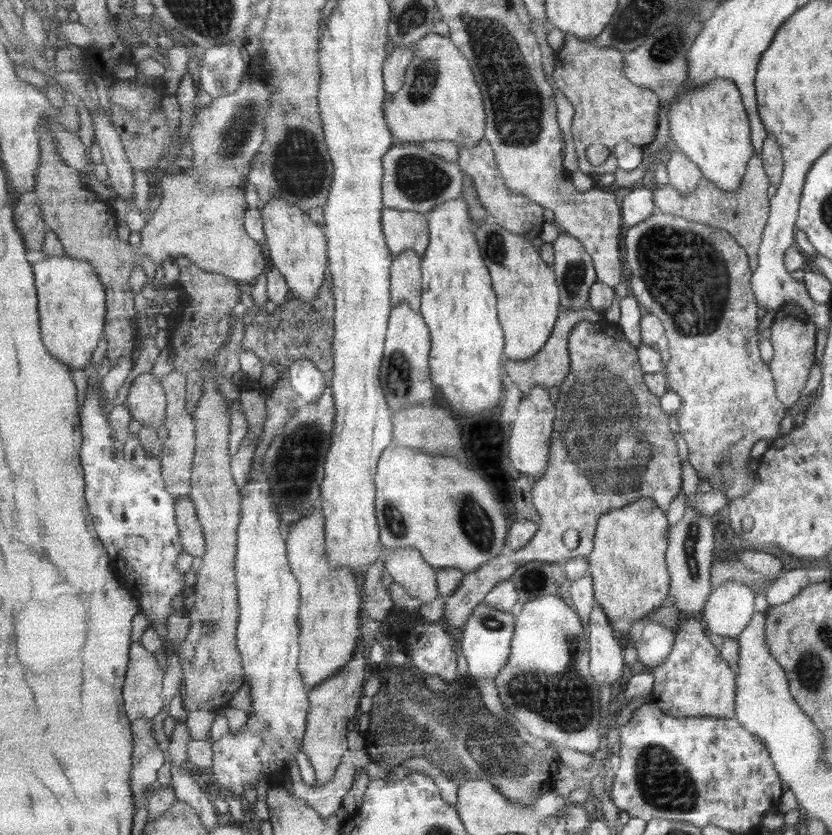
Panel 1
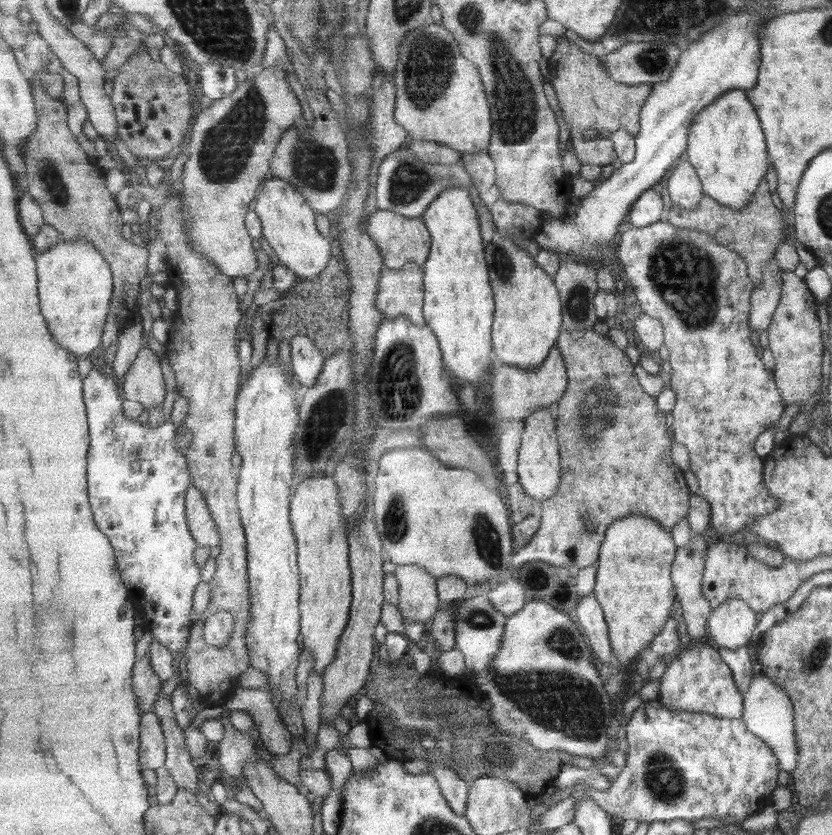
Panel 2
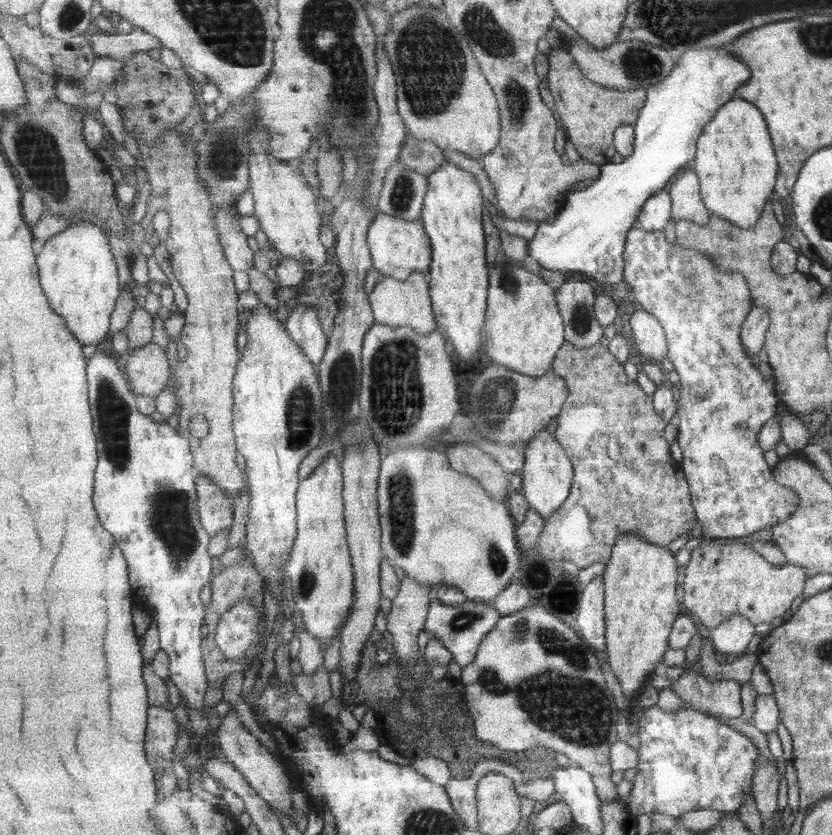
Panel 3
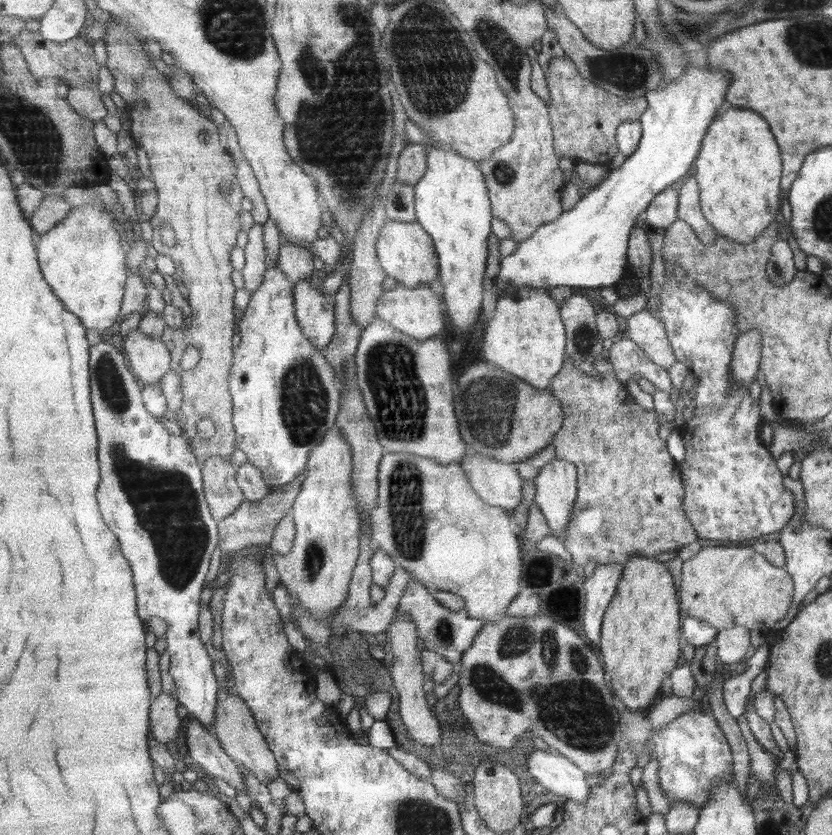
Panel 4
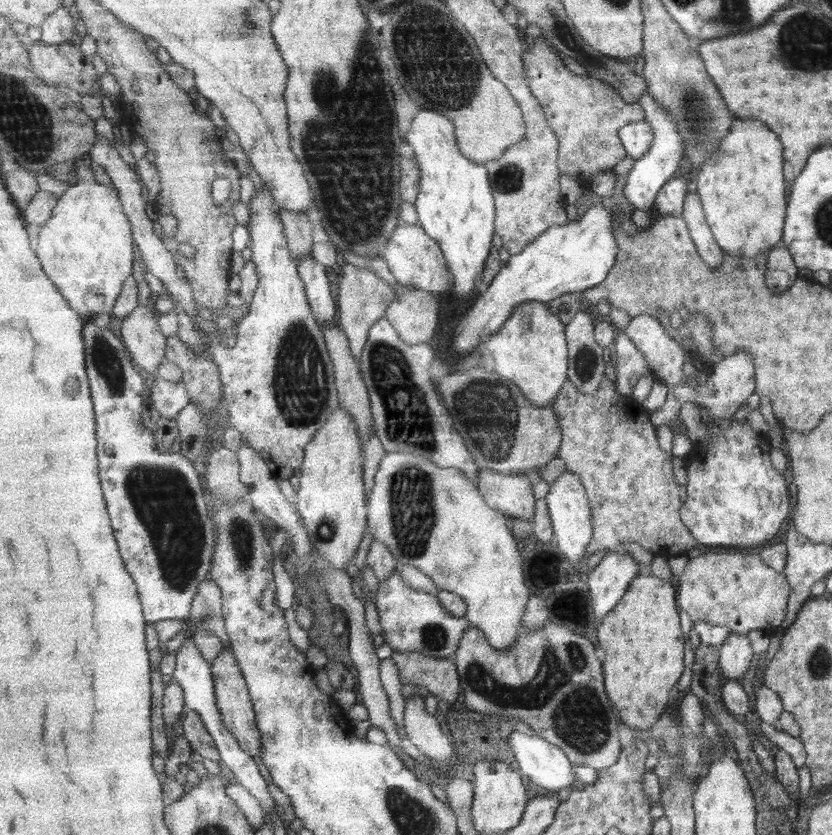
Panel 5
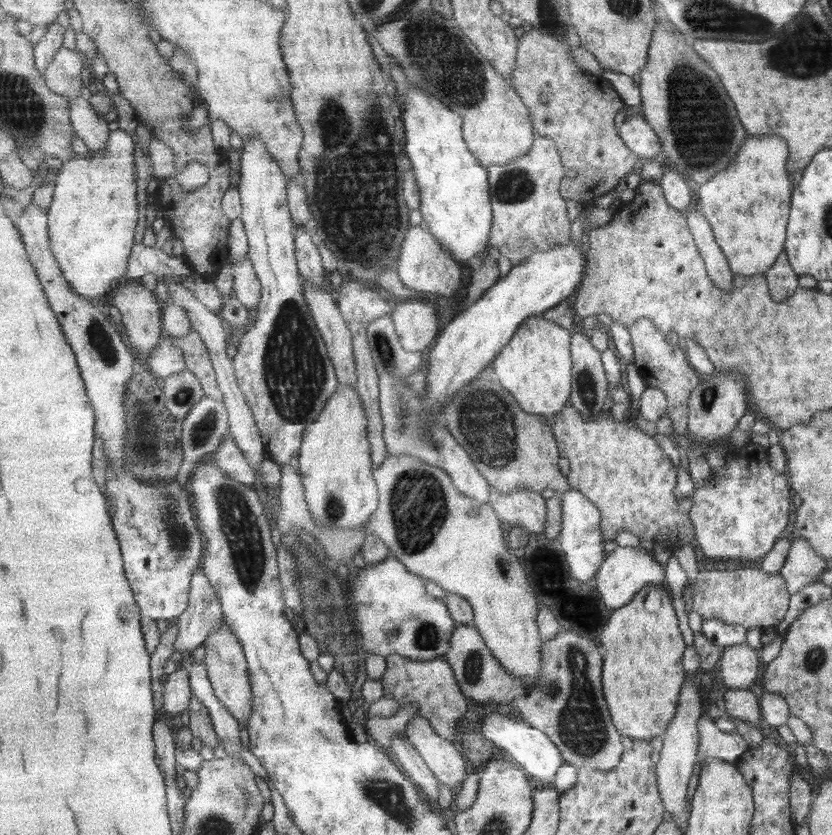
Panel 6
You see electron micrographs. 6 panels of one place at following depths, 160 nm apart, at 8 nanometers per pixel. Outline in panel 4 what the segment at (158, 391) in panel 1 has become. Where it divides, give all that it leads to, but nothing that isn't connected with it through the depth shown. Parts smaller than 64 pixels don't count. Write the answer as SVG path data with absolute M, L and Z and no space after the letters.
M137 326L123 340L127 363L143 386L159 385L168 370L172 369L169 348L161 339L151 338Z

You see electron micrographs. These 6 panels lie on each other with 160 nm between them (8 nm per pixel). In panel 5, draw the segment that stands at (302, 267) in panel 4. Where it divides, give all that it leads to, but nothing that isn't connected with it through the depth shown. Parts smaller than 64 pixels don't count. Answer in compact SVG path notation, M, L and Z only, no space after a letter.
M281 209L279 214L284 224L285 238L288 239L289 248L298 264L299 259L312 255L313 224L307 214L297 214L285 209Z

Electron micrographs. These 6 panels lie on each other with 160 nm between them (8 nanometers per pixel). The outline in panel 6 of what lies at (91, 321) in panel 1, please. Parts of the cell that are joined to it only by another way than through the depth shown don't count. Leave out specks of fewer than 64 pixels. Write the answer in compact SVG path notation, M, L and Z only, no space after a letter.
M115 129L110 132L108 147L104 151L91 151L89 156L76 154L62 163L56 176L53 204L48 210L49 244L67 282L93 303L112 292L117 280L127 274L129 256L136 246L139 202L135 170L135 142L125 130Z

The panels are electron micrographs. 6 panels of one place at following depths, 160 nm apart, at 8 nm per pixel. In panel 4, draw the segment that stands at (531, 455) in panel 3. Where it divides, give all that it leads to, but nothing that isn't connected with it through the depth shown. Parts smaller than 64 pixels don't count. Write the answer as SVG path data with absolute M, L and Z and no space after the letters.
M555 458L555 461L541 469L534 480L536 493L533 502L539 505L546 516L552 534L562 542L565 542L566 530L578 497L578 477L578 468L574 462Z

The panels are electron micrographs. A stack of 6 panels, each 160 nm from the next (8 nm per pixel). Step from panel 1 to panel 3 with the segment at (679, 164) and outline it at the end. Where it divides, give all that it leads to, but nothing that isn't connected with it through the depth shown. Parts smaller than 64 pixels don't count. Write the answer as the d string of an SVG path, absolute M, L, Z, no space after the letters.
M686 170L679 174L669 192L672 199L672 218L675 222L689 219L699 226L707 224L711 217L700 199L699 180L696 172Z

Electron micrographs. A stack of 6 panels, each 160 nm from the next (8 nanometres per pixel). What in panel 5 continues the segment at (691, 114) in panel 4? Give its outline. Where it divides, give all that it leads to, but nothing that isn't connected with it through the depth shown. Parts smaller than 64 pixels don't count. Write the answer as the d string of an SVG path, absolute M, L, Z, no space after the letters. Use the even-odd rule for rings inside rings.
M644 92L637 103L644 106L645 120L653 127L655 138L649 152L643 158L635 159L625 181L623 196L635 209L651 212L661 190L668 185L669 180L680 175L679 164L684 157L684 138L677 128L677 123L673 120L672 114L669 114L668 110L664 110L664 106L657 102L651 93ZM593 204L581 218L569 221L565 226L552 226L547 233L537 237L523 252L503 265L491 286L479 295L463 320L453 332L452 348L465 354L484 344L488 337L497 334L509 317L524 302L550 303L564 294L580 293L605 281L617 262L620 244L617 243L615 226L617 212L603 204ZM613 220L615 221L613 223Z

